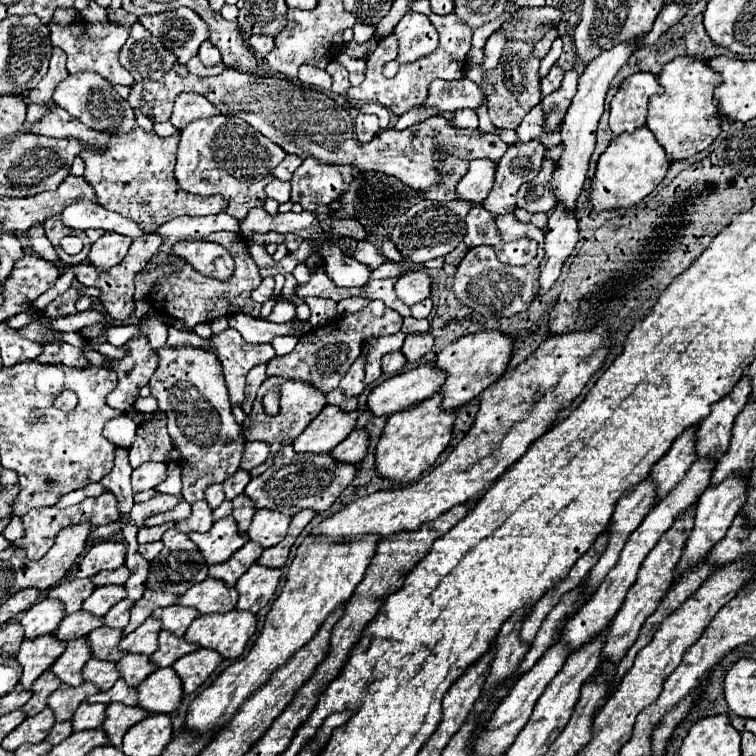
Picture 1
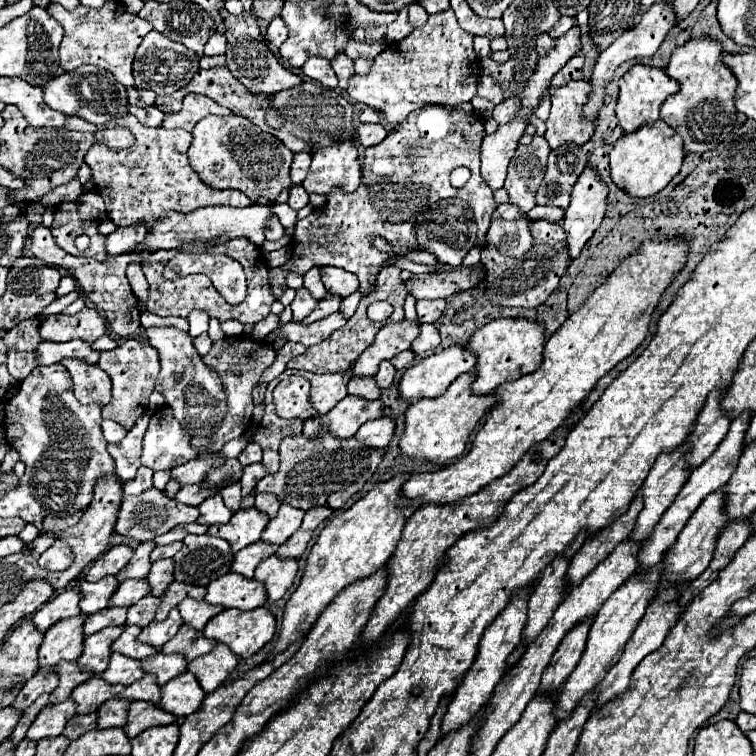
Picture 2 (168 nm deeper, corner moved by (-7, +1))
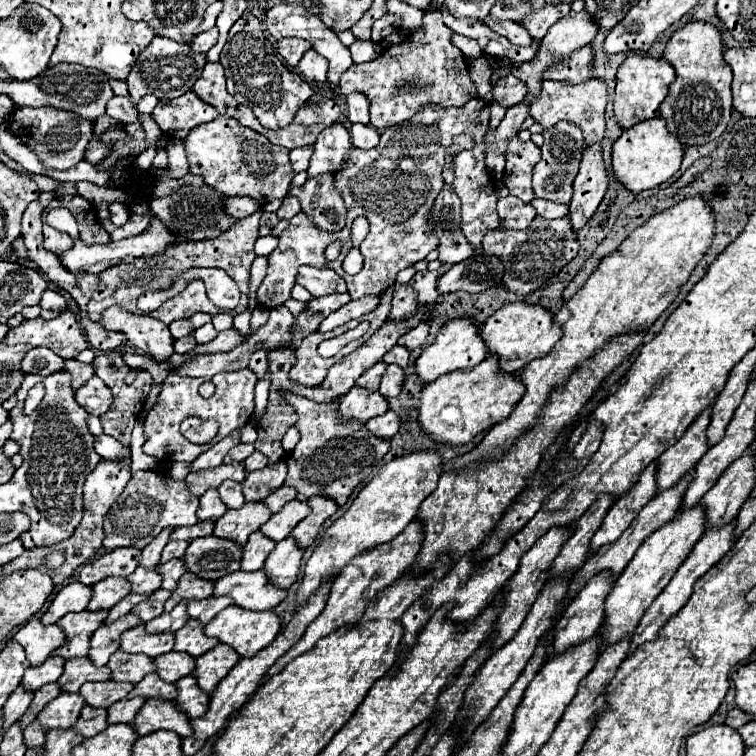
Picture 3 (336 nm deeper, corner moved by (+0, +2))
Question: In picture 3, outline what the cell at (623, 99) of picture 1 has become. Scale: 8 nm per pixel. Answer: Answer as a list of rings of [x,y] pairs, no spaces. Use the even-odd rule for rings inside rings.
[[[629,55],[619,71],[617,71],[617,87],[615,87],[615,101],[613,113],[621,129],[629,129],[639,121],[653,119],[659,115],[659,105],[667,97],[669,85],[675,79],[675,69],[663,59],[651,59],[641,55]]]

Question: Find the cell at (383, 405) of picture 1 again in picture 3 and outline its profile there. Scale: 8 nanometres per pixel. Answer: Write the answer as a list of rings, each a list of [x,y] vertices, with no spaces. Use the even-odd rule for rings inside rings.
[[[453,319],[443,325],[437,339],[419,355],[419,359],[415,361],[415,373],[423,381],[423,385],[427,385],[445,373],[475,367],[485,357],[487,357],[487,347],[479,337],[479,327],[471,319]]]

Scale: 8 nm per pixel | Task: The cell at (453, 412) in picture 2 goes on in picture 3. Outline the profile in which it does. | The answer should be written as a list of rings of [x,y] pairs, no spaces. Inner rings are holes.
[[[487,355],[479,365],[465,371],[453,371],[443,375],[435,383],[429,383],[421,391],[419,401],[419,427],[421,433],[435,443],[463,445],[469,443],[477,433],[487,431],[491,425],[503,421],[517,399],[521,399],[525,387],[517,375],[505,375],[497,367],[497,357]]]

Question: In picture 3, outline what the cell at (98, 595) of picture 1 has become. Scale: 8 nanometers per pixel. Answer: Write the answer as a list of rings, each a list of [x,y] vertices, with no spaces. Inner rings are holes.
[[[137,567],[127,579],[131,583],[131,593],[139,593],[139,595],[151,595],[161,587],[161,575],[155,569]]]

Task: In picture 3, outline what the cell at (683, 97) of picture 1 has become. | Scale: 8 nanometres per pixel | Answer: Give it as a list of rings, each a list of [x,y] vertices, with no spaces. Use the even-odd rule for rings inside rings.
[[[707,21],[687,23],[679,31],[675,31],[675,35],[667,41],[665,51],[663,51],[663,59],[669,61],[677,71],[677,79],[669,87],[669,95],[665,97],[665,101],[659,107],[661,117],[667,123],[669,133],[673,133],[681,141],[681,145],[685,145],[685,147],[705,145],[705,143],[717,139],[725,131],[729,117],[731,117],[731,81],[733,81],[733,75],[731,75],[731,67],[723,59],[721,35],[715,29],[715,25],[711,25]]]

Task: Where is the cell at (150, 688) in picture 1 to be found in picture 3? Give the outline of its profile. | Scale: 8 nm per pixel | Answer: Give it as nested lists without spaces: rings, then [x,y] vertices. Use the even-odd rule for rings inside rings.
[[[187,675],[183,679],[179,679],[175,683],[177,687],[177,697],[175,697],[175,705],[179,709],[183,709],[191,719],[201,717],[207,711],[209,705],[209,695],[205,691],[199,689],[197,681],[193,675]]]

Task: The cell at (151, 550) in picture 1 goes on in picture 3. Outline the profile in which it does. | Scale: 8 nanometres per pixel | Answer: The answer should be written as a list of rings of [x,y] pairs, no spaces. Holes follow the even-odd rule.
[[[169,541],[161,553],[161,561],[167,563],[173,557],[183,557],[187,545],[189,545],[189,541]]]

